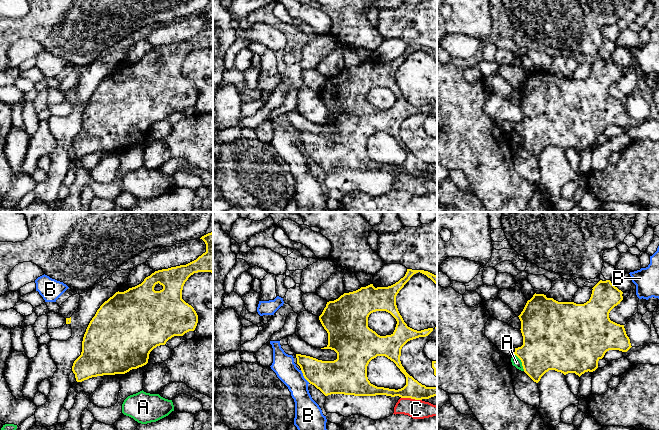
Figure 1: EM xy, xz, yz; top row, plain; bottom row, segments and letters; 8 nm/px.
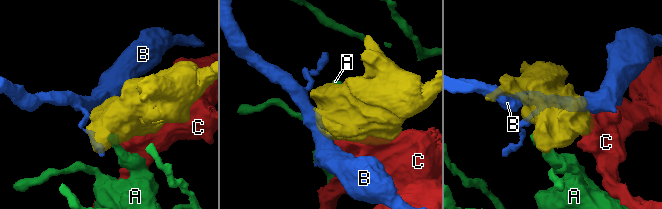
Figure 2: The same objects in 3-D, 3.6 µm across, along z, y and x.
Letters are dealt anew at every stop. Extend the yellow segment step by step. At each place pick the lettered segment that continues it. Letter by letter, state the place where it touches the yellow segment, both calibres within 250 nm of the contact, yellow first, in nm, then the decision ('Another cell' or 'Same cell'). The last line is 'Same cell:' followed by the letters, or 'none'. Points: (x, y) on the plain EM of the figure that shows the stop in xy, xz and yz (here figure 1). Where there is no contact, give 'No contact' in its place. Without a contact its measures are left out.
A: Touches yellow at yz (521, 137). Thickness 400 nm (yellow) against 70 nm. Another cell
B: Touches yellow at xz (303, 151). Thickness 280 nm (yellow) against 180 nm. Another cell
C: Touches yellow at xz (411, 174). Thickness 150 nm (yellow) against 160 nm. Another cell
Same cell: none

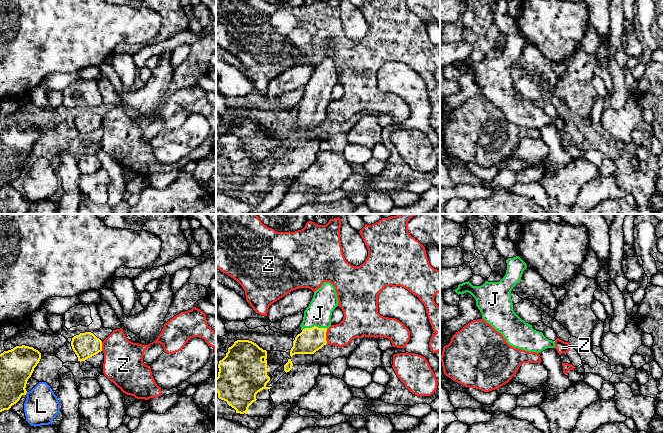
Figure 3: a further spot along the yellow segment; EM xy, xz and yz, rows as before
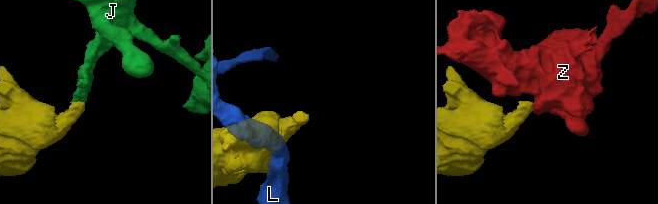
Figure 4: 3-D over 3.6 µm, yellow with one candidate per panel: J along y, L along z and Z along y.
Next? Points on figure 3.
J: Touches yellow at xz (314, 102). Thickness 200 nm (yellow) against 200 nm. Same cell
L: Touches yellow at xy (26, 168). Thickness 280 nm (yellow) against 280 nm. Another cell
Z: Touches yellow at xz (325, 112). Thickness 200 nm (yellow) against 200 nm. Another cell
Same cell: J

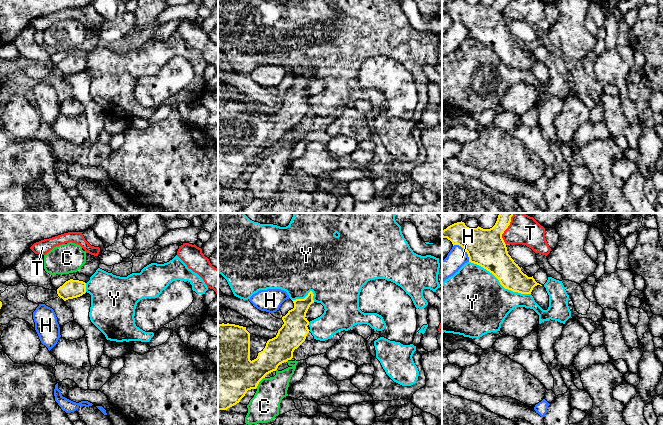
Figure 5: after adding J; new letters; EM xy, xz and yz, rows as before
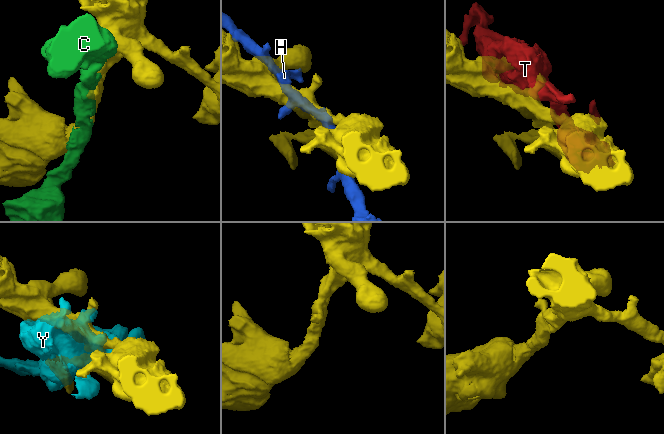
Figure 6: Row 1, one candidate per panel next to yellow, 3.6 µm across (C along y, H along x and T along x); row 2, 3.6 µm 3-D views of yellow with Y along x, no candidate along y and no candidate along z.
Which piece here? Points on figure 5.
C: Touches yellow at xz (258, 159). Thickness 400 nm (yellow) against 240 nm. Another cell
H: Touches yellow at yz (465, 26). Thickness 300 nm (yellow) against 160 nm. Another cell
T: Touches yellow at yz (502, 9). Thickness 300 nm (yellow) against 190 nm. Another cell
Y: Touches yellow at yz (499, 57). Thickness 280 nm (yellow) against 500 nm. Another cell
Same cell: none

